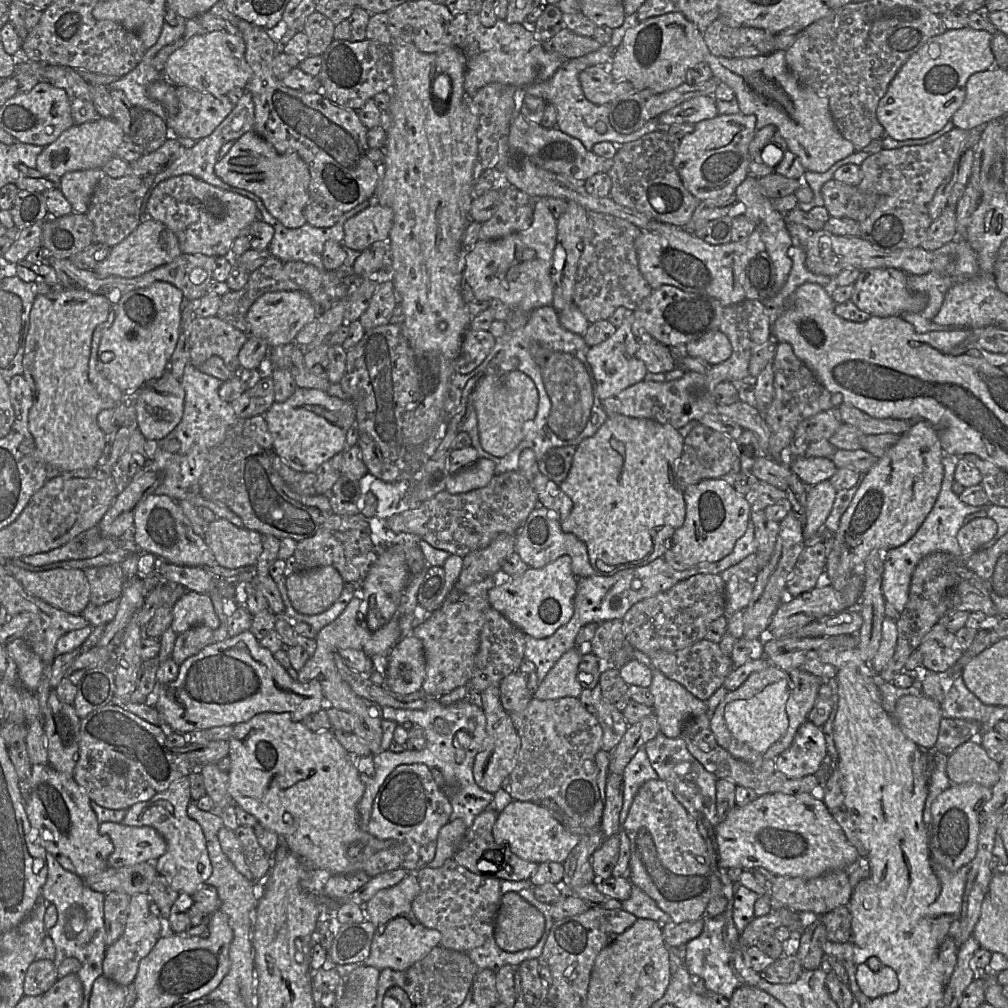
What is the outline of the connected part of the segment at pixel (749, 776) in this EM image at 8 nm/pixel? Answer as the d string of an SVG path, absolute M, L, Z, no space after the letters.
M708 713L696 715L686 720L682 726L680 737L685 741L691 755L716 778L727 779L736 786L751 788L758 796L776 792L789 795L817 793L821 788L821 782L817 774L810 774L801 778L788 778L776 768L773 759L764 758L760 768L753 768L748 763L733 757L717 743L711 730Z

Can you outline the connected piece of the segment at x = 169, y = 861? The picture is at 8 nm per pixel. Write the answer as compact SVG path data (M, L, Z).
M182 777L150 800L136 803L128 808L122 821L122 824L127 826L152 827L163 836L167 850L155 861L156 870L159 875L167 879L174 890L189 896L205 885L213 871L202 828L188 816L187 809L190 802L192 802L190 782L188 777Z

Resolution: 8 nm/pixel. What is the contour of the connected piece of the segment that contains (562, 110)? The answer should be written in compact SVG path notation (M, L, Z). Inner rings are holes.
M602 45L600 49L583 57L570 59L555 72L551 79L539 84L527 86L525 89L526 95L533 95L542 98L547 104L552 104L557 110L557 128L562 132L572 136L584 145L584 147L592 151L593 146L598 142L608 141L613 143L616 147L636 141L646 134L651 132L665 130L662 128L657 119L649 120L639 130L630 134L620 134L614 130L609 120L609 105L596 105L588 101L582 90L579 74L588 67L603 66L608 67L612 61L615 49L610 45ZM598 121L605 123L607 132L599 134L596 131L595 125Z

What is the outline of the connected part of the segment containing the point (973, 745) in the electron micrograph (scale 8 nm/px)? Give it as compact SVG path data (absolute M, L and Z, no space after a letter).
M977 738L948 755L946 773L953 784L978 783L992 788L1000 777L1000 763L988 756Z

